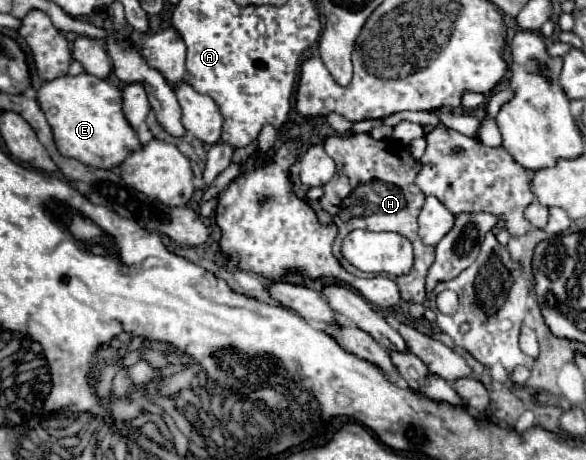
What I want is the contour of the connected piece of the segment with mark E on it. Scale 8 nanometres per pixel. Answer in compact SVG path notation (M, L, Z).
M66 74L44 82L36 98L52 128L58 152L66 158L80 160L92 168L112 168L140 148L136 132L122 114L120 90L108 84L108 80L100 80L92 74Z

